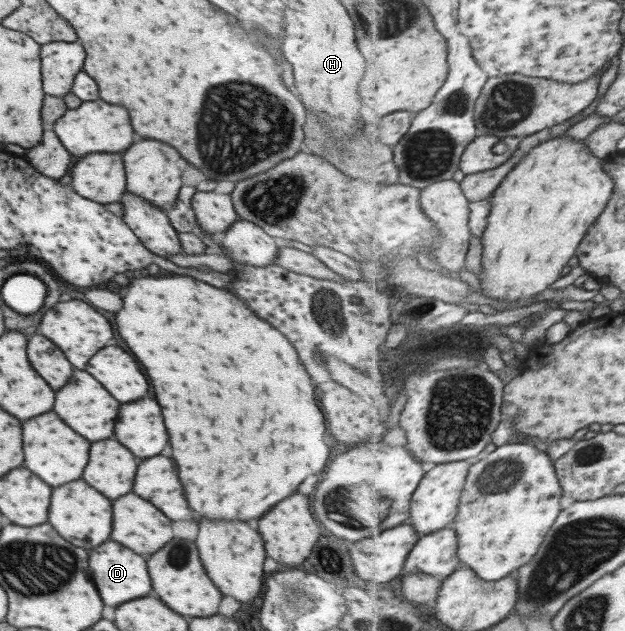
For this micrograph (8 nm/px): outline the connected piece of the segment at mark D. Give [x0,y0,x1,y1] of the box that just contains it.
[88,541,150,607]

